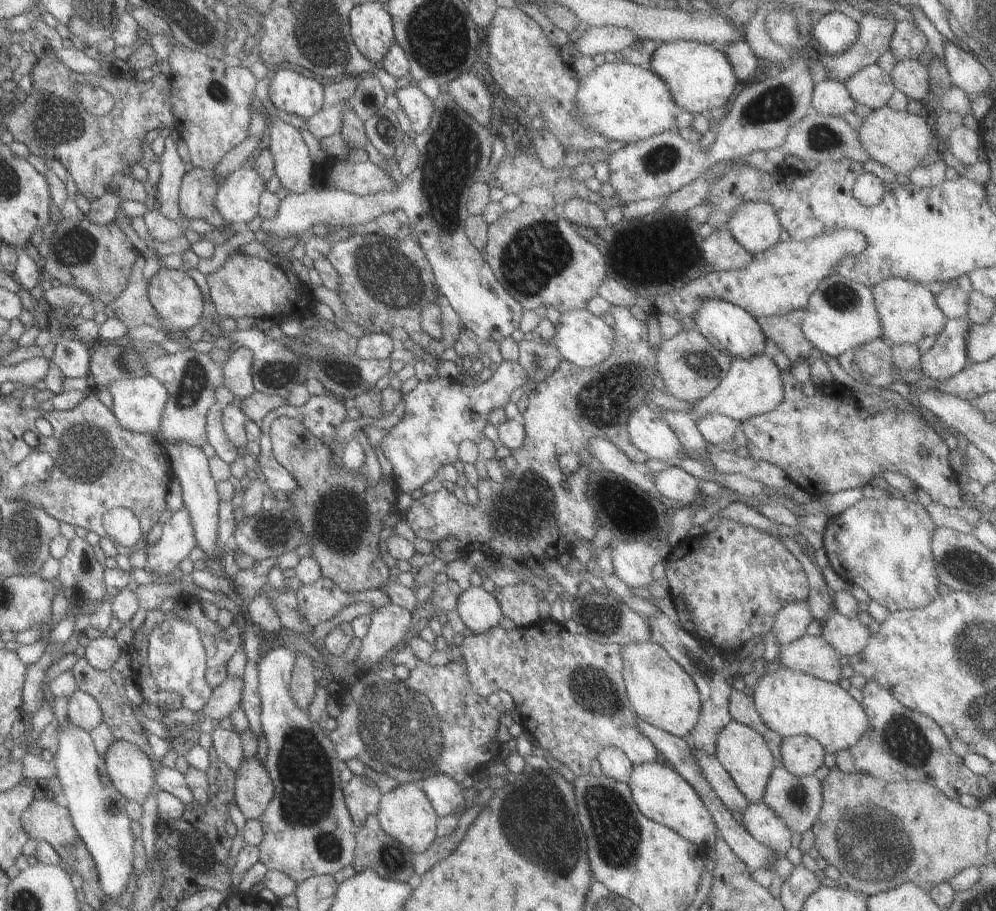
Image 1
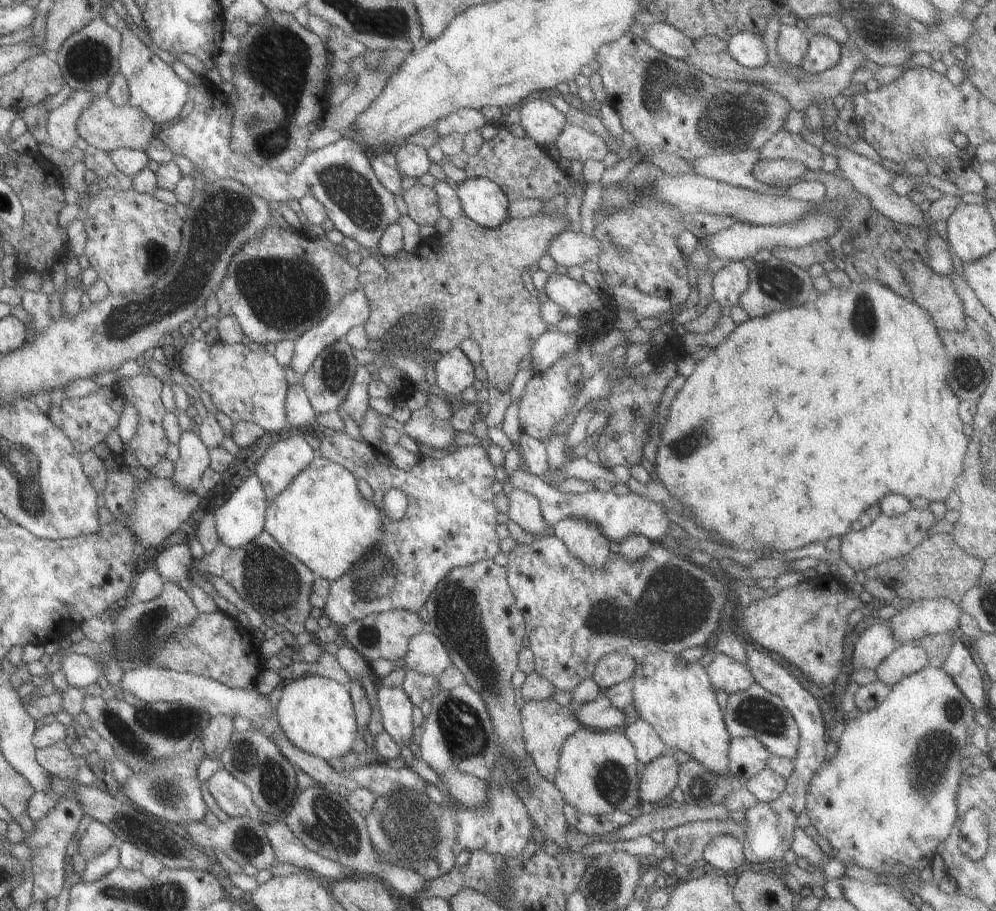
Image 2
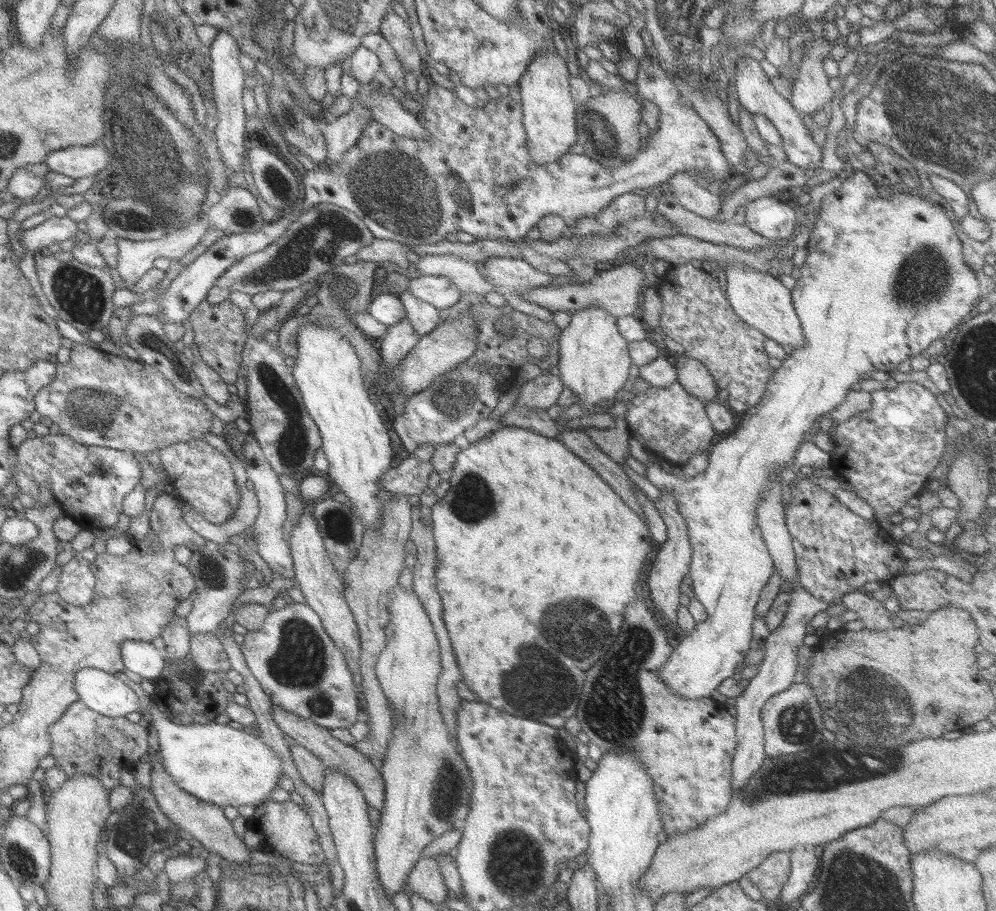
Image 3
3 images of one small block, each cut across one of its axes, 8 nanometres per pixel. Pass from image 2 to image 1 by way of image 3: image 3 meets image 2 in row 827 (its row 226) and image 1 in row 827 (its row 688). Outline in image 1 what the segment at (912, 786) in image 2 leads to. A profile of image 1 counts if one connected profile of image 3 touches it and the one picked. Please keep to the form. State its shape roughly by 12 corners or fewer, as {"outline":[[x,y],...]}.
{"outline":[[661,760],[627,783],[646,818],[711,852],[715,822],[699,794]]}

